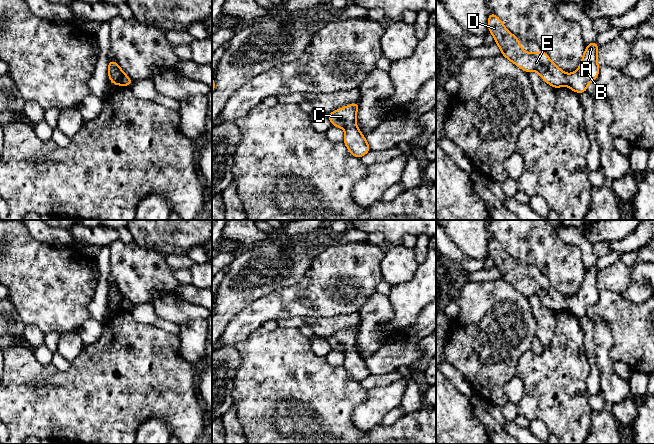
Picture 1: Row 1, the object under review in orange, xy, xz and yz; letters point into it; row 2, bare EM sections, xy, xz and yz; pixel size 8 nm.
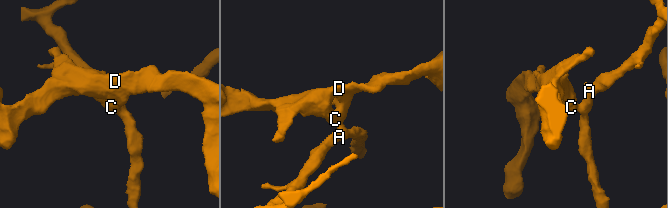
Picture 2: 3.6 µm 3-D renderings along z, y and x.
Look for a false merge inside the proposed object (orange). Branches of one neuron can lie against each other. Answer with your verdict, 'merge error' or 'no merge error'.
merge error

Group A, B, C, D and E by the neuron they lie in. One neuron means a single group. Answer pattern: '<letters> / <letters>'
A B / C D E

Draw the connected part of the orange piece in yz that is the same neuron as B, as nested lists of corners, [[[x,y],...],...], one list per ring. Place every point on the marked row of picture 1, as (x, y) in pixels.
[[[593,41],[585,48],[584,55],[579,68],[567,74],[566,86],[575,93],[585,93],[590,82],[596,80],[599,75],[599,64],[597,61],[597,51],[599,45]]]

